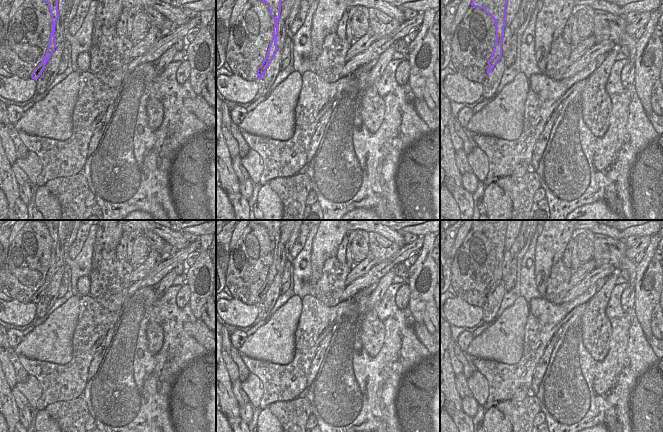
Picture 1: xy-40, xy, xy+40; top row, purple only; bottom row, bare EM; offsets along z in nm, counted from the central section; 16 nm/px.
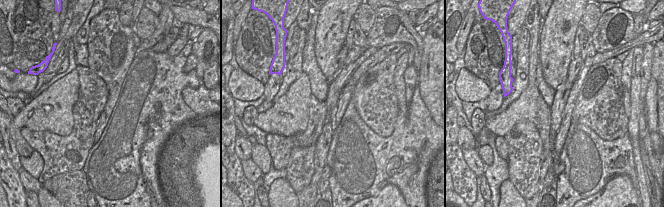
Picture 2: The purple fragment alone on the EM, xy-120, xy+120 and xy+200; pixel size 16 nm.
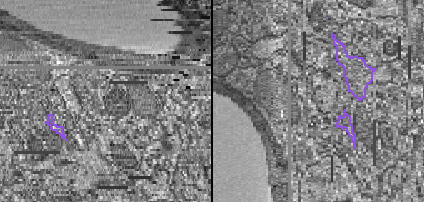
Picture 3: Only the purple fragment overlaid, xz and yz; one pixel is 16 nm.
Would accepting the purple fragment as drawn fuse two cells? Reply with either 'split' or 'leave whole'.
leave whole

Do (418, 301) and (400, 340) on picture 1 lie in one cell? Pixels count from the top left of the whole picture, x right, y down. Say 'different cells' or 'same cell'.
different cells

